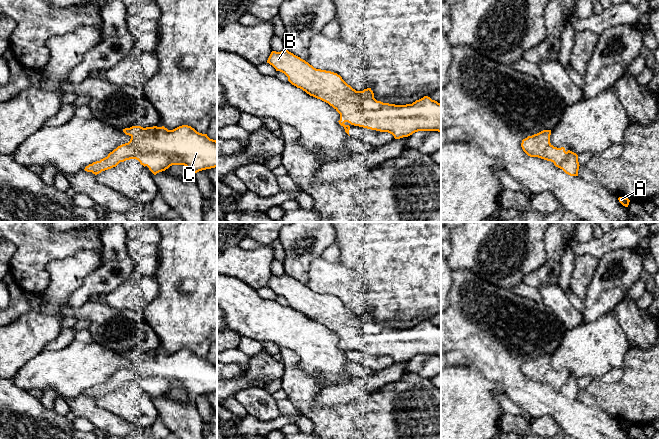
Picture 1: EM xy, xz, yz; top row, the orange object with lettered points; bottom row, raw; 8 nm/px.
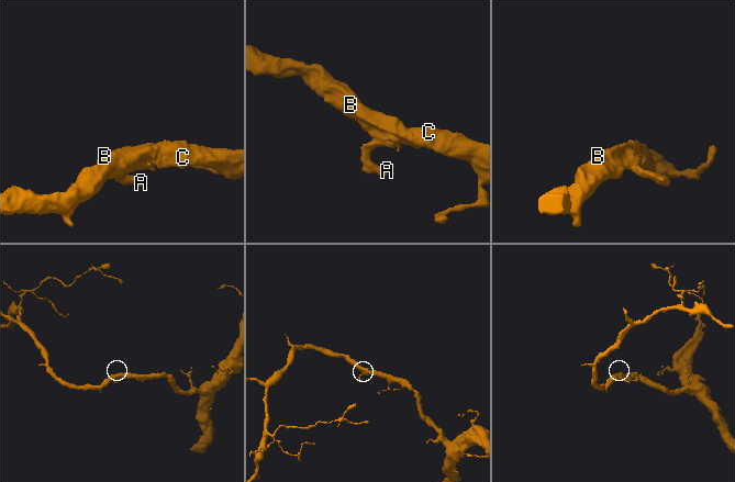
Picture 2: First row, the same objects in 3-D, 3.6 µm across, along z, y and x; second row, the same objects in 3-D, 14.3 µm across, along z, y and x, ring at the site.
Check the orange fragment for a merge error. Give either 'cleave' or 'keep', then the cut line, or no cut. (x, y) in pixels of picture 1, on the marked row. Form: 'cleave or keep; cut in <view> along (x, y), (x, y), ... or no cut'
keep; no cut

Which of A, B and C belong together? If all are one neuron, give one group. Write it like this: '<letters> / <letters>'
A B C

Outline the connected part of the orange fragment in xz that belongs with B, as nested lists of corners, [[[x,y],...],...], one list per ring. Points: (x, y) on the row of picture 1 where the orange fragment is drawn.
[[[286,49],[281,52],[272,51],[267,63],[272,65],[276,71],[284,73],[292,85],[332,106],[340,114],[338,122],[348,135],[350,126],[345,125],[345,122],[371,130],[388,132],[395,139],[408,137],[418,131],[441,132],[441,104],[428,96],[406,105],[383,103],[374,98],[371,88],[356,91],[337,73],[316,69]]]

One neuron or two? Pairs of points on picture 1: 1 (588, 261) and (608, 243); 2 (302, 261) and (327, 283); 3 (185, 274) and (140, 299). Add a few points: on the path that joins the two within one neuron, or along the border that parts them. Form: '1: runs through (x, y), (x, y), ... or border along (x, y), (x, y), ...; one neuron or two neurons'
1: border along (576, 257), (590, 254), (598, 259); two neurons
2: border along (320, 255), (311, 262), (308, 281), (305, 284); two neurons
3: border along (154, 275), (158, 283), (158, 294), (145, 309); two neurons

